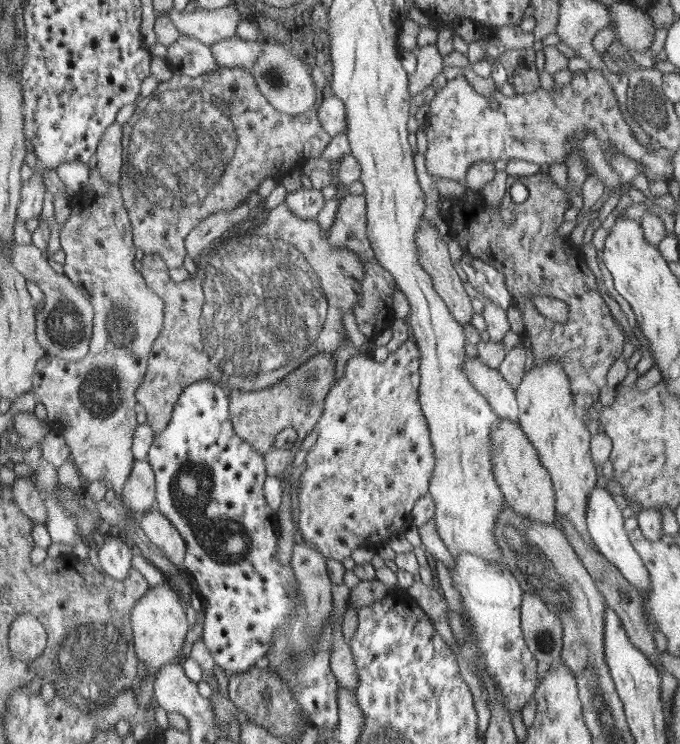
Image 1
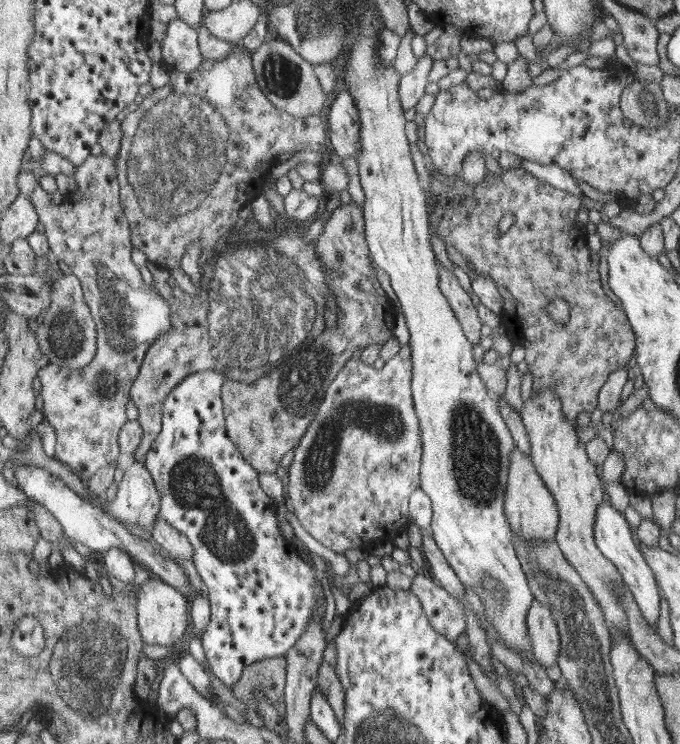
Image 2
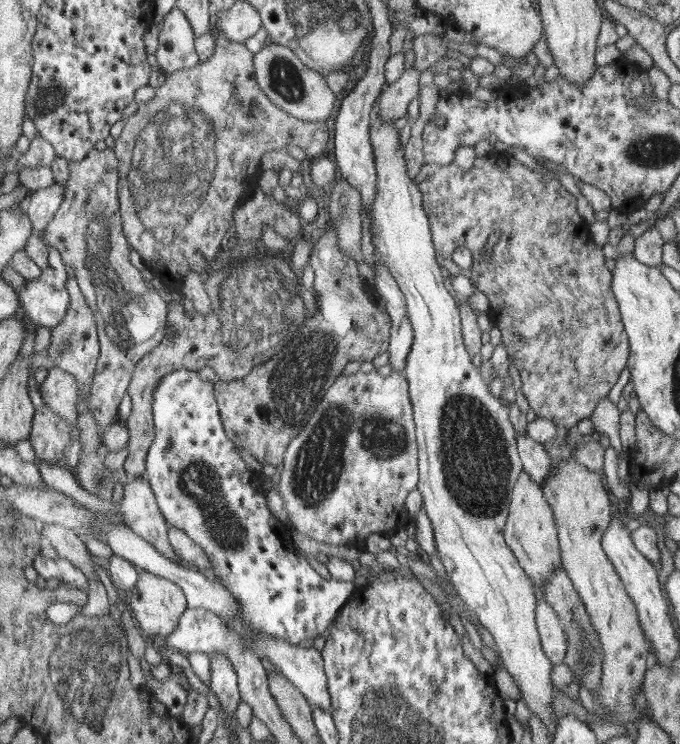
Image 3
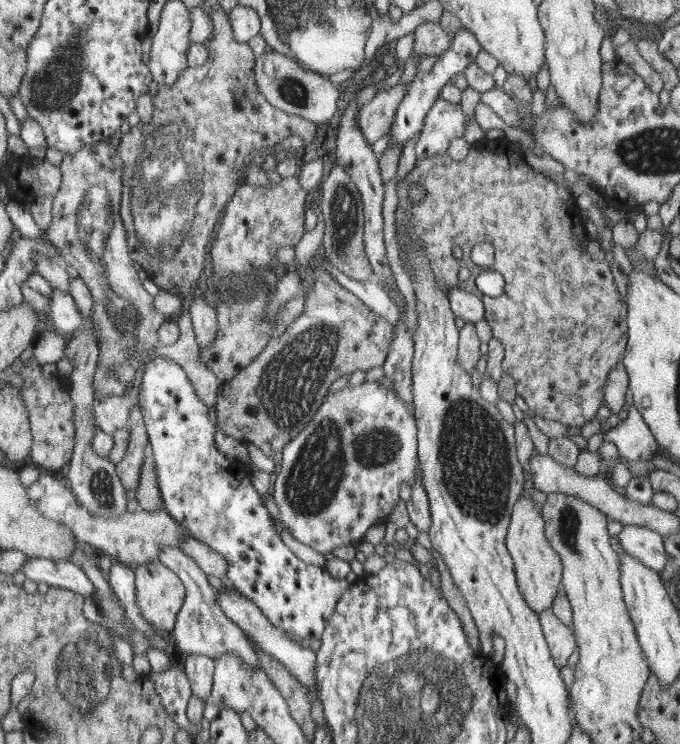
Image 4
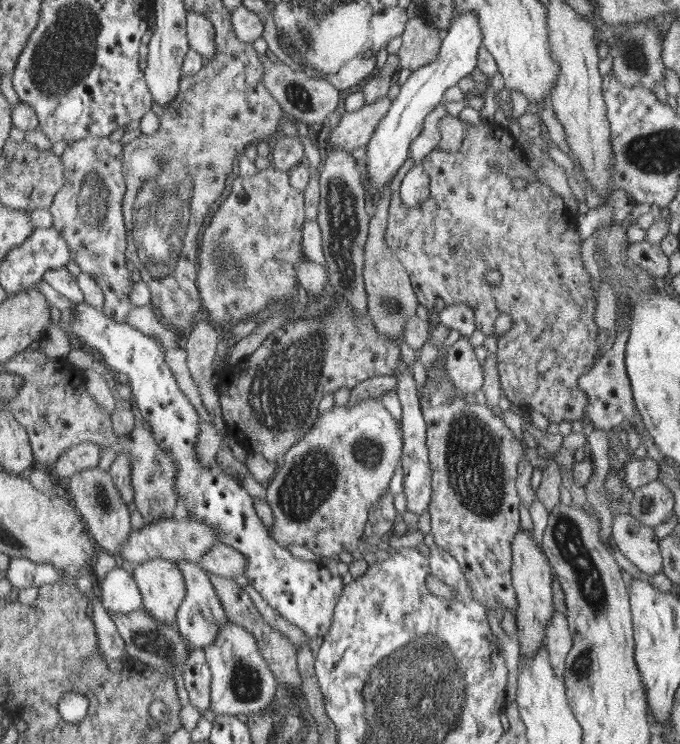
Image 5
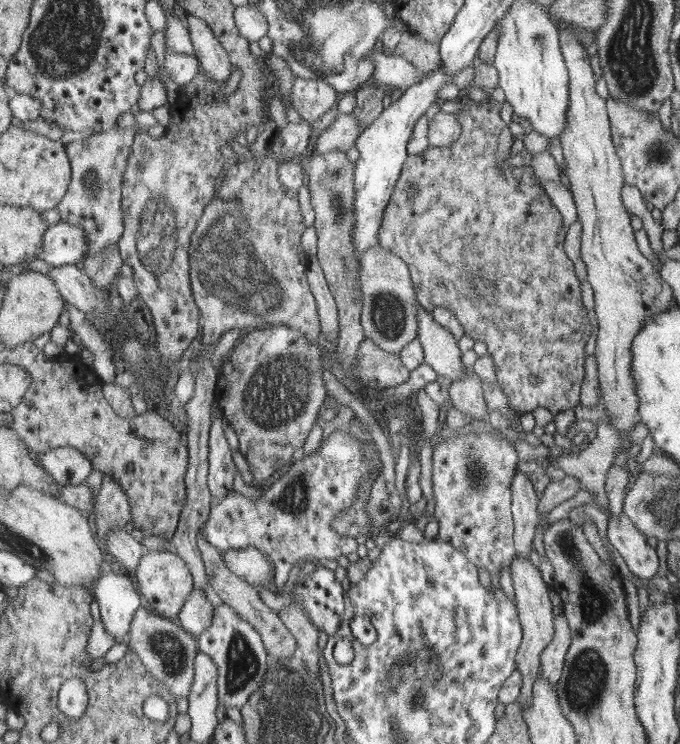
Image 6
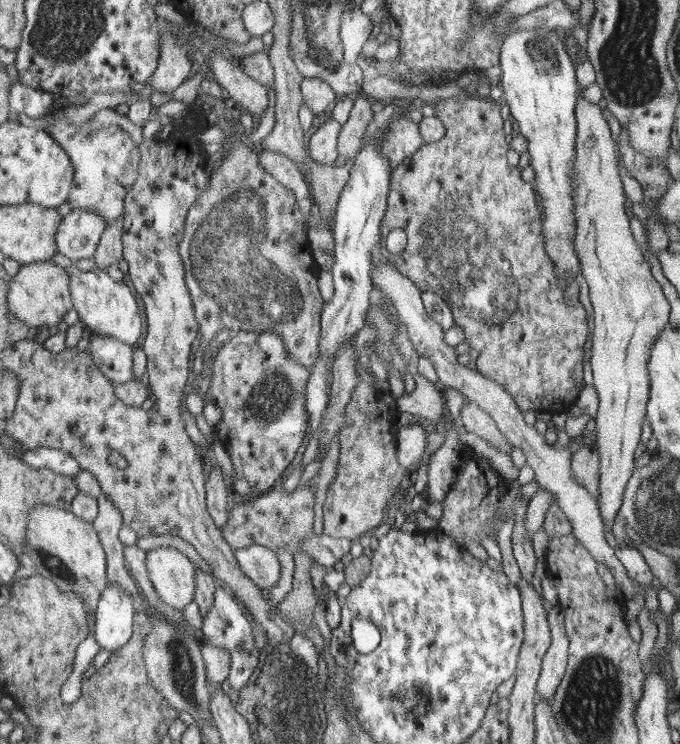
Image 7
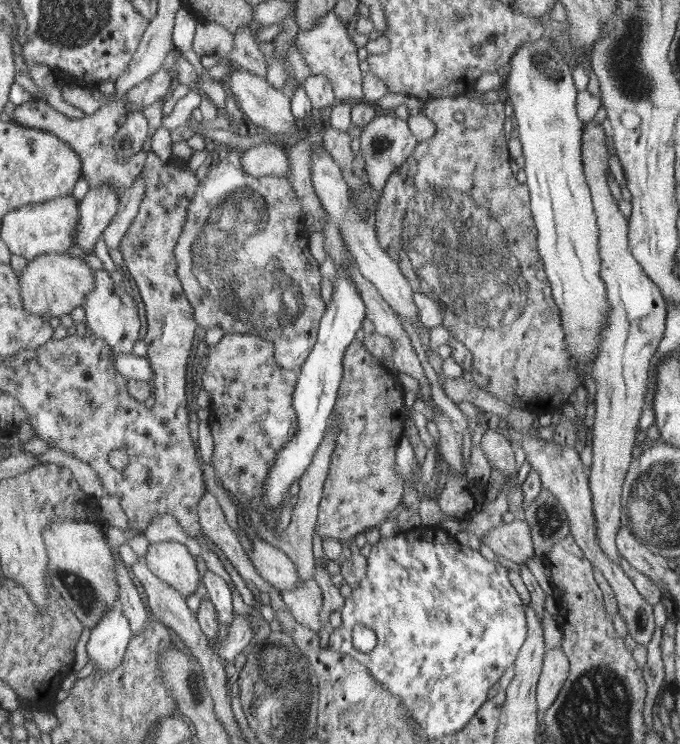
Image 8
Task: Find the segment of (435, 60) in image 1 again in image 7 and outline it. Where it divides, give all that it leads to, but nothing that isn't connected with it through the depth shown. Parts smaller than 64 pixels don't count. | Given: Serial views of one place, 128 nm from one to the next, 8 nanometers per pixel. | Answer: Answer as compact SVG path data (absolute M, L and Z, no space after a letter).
M332 118L325 121L310 137L307 154L316 163L333 163L337 156L337 137L342 125Z

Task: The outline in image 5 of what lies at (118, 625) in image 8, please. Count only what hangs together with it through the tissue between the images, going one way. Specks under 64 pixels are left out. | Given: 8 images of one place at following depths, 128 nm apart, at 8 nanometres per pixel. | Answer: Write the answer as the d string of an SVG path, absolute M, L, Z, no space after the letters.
M113 567L96 586L100 588L100 602L106 612L127 614L141 609L142 600L134 578L124 569Z

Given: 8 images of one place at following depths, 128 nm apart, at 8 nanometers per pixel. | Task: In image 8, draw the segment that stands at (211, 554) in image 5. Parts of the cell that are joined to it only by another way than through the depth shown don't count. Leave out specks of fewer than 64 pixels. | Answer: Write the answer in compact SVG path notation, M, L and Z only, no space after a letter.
M252 537L249 559L255 567L256 574L275 590L289 590L297 586L295 565L277 547Z

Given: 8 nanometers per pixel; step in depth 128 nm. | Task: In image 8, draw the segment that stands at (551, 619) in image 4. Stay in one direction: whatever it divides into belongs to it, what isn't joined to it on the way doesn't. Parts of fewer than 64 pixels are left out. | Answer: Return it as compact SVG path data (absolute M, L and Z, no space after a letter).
M553 647L543 659L542 676L538 682L538 710L547 711L558 696L559 690L566 683L569 675L569 660L561 647Z

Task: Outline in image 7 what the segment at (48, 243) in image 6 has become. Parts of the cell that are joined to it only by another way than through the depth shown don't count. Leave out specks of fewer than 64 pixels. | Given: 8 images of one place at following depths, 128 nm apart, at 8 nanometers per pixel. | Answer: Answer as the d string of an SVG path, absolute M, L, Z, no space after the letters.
M71 210L55 232L57 254L76 262L93 256L106 224L95 211Z

